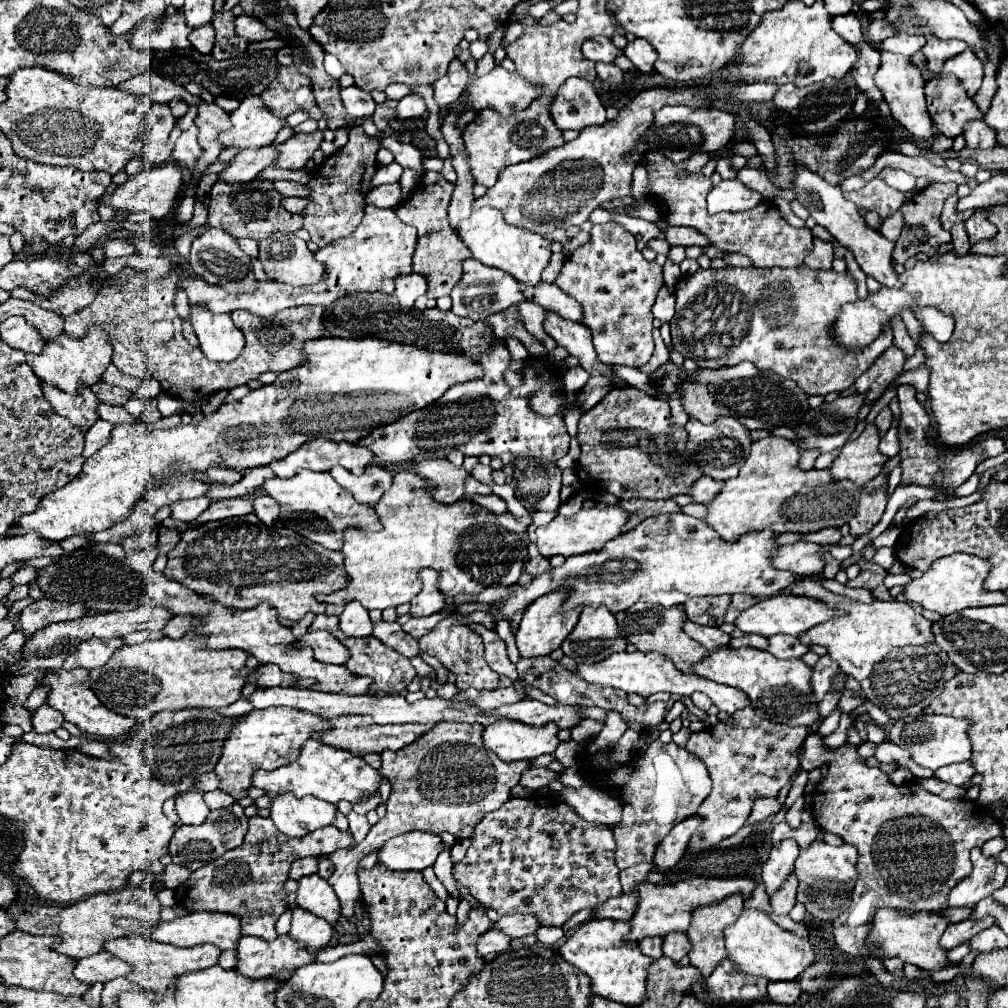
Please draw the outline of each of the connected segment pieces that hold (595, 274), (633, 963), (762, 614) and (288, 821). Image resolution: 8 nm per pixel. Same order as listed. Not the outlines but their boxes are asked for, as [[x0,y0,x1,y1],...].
[[555,221,663,367],[559,919,651,1007],[735,593,841,637],[271,793,335,837]]

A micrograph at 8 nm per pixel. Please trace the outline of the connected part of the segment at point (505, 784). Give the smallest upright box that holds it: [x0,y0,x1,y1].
[329,721,529,919]

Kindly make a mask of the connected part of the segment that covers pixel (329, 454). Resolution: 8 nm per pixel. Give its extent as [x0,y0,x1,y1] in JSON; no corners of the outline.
[269,439,373,479]

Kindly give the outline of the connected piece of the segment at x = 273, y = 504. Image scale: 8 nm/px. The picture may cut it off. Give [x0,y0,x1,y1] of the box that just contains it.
[251,491,279,525]

